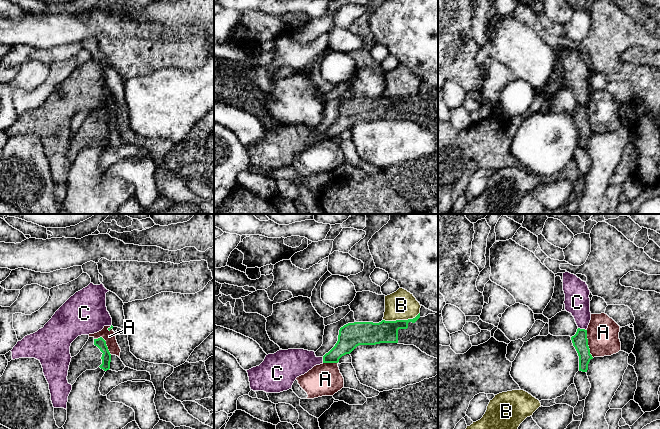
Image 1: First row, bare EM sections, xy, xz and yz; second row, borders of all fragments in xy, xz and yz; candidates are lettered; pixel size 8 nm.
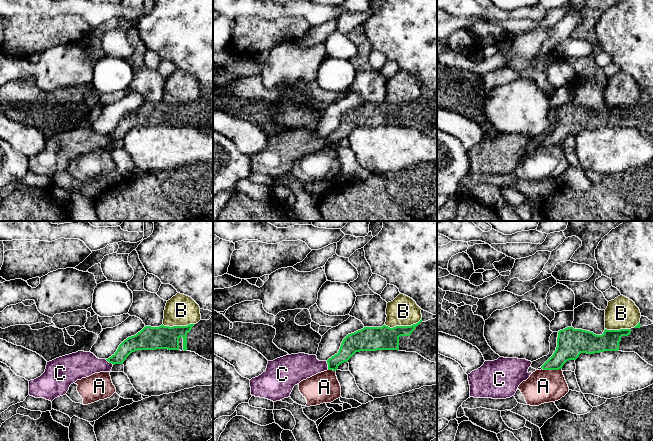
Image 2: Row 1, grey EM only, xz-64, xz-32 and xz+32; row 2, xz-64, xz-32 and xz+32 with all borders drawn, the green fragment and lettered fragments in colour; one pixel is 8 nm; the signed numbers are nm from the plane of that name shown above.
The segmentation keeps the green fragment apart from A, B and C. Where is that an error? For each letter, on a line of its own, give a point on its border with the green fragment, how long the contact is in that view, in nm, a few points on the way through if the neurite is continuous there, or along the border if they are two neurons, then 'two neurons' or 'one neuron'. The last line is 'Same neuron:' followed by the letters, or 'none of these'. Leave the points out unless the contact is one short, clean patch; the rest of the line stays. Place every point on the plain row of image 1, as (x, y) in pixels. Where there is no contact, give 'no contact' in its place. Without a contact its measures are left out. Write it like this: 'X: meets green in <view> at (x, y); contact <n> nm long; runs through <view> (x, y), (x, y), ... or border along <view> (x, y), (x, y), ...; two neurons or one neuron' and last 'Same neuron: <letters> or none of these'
A: meets green in yz at (587, 120); contact 240 nm long; border along yz (586, 106), (589, 129), (593, 133); two neurons
B: meets green in xz at (401, 96); contact 300 nm long; border along xz (419, 88), (412, 94), (383, 96); two neurons
C: meets green in yz at (582, 105); contact 80 nm long; two neurons
Same neuron: none of these

